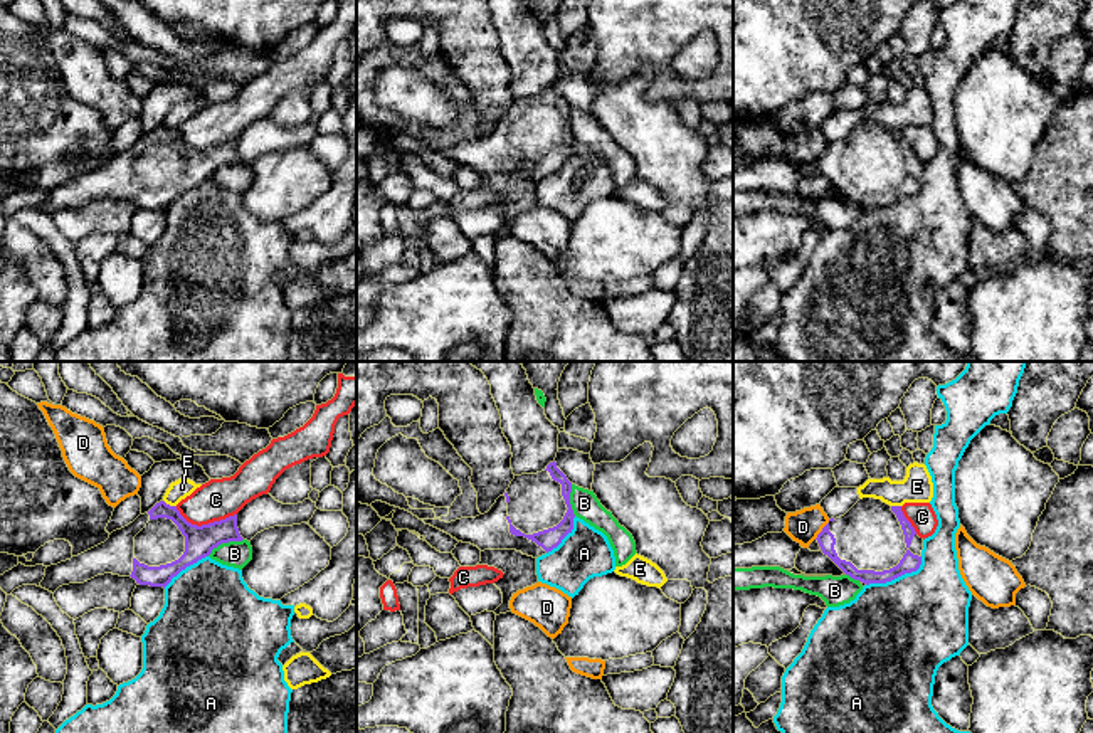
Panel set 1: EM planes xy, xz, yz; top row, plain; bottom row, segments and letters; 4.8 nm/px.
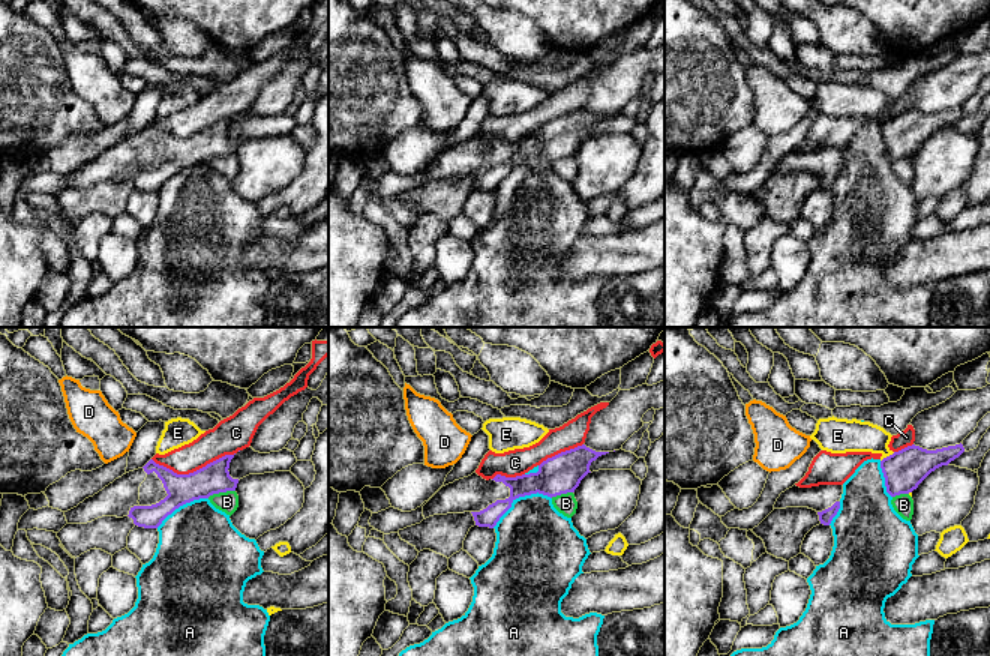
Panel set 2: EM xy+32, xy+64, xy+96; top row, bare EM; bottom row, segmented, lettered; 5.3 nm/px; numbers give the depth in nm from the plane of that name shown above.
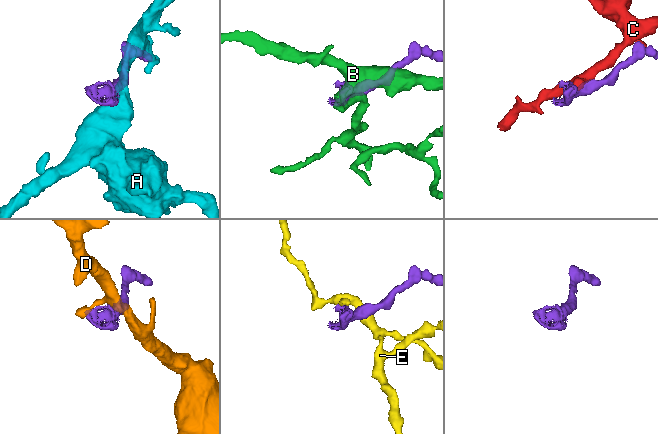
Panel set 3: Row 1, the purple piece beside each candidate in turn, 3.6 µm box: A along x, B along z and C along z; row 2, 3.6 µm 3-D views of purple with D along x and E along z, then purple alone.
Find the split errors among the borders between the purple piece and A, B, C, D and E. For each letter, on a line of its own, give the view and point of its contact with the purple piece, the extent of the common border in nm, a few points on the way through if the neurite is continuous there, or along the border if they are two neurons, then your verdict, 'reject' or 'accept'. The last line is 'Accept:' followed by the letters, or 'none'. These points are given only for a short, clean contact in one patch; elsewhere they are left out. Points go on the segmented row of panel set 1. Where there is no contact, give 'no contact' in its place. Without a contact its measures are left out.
A: yz (897, 577) | 300 nm | reject
B: xy (224, 542) | 190 nm | reject
C: xy (205, 525) | 300 nm | reject
D: yz (823, 530) | 120 nm | along yz (829, 520), (814, 538) | reject
E: xy (168, 505) | 70 nm | reject
Accept: none

